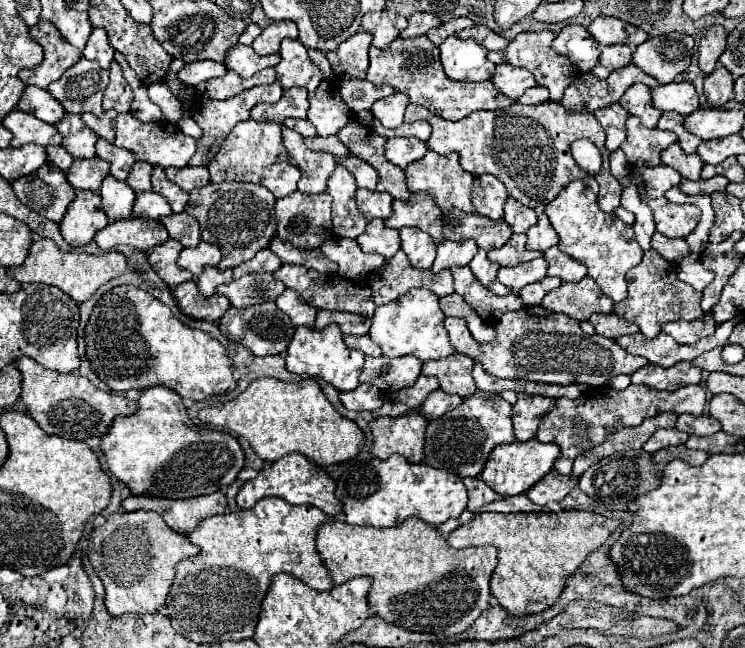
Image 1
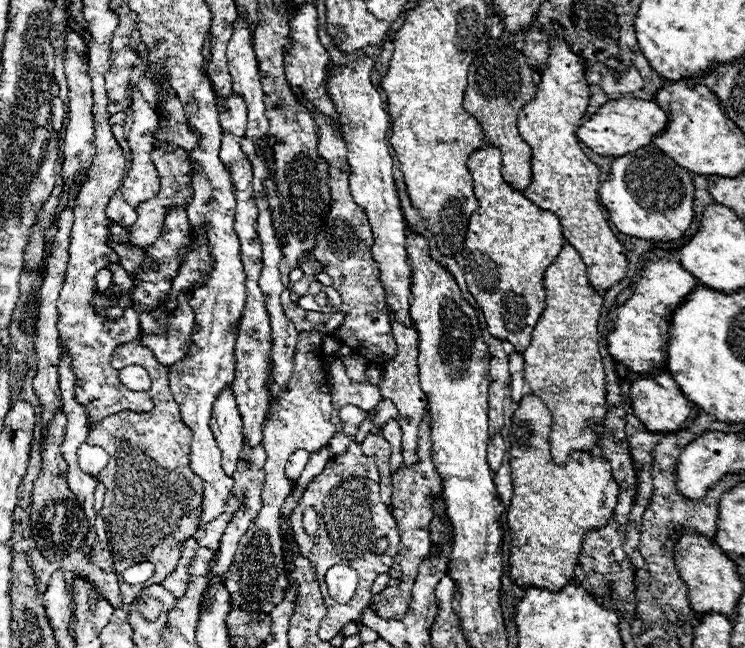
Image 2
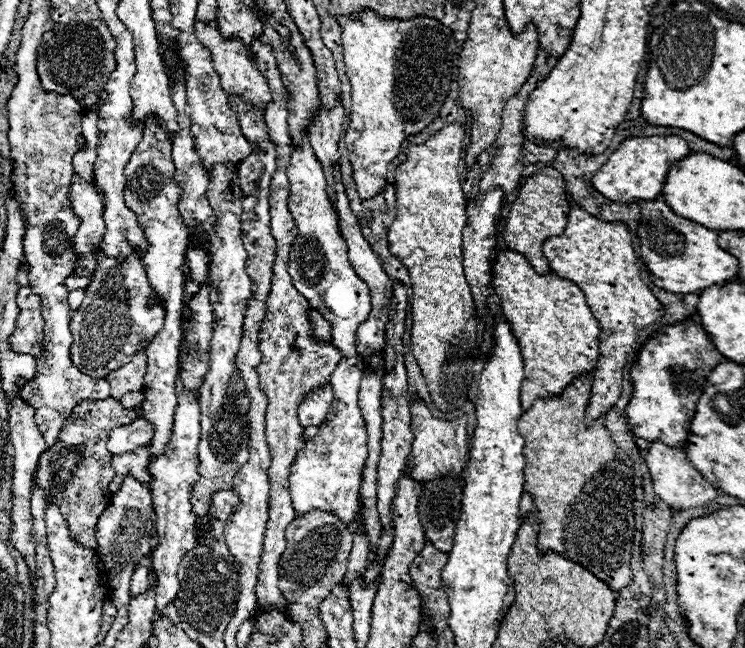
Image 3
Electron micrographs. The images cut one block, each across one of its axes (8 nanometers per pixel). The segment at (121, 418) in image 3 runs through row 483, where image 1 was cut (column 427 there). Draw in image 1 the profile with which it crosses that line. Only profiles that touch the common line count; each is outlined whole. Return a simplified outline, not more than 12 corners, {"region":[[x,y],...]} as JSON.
{"region":[[428,36],[370,48],[366,80],[444,120],[514,100],[492,82],[454,82]]}

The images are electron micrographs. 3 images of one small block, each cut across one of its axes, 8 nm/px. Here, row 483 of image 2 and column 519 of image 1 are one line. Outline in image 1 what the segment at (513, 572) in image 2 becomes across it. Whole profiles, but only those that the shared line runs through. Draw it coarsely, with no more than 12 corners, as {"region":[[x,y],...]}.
{"region":[[482,512],[448,536],[498,548],[492,596],[540,614],[616,518]]}

